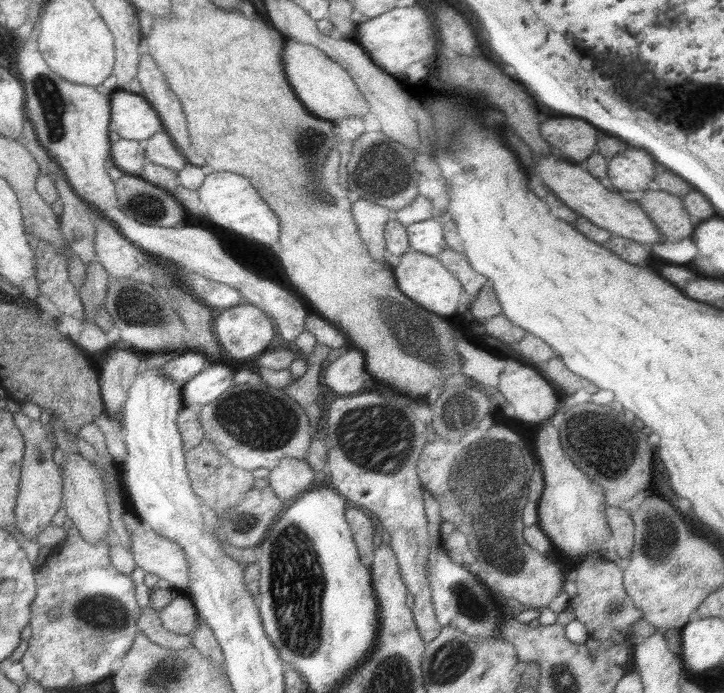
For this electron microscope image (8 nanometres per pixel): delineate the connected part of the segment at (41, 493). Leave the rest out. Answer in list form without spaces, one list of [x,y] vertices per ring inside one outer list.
[[[21,410],[13,414],[13,422],[19,428],[23,442],[25,442],[25,454],[23,454],[23,466],[21,466],[21,482],[17,490],[17,502],[15,502],[15,522],[13,526],[23,532],[27,540],[33,540],[35,536],[41,536],[45,528],[49,528],[53,514],[63,508],[63,476],[61,470],[53,464],[51,454],[55,448],[47,438],[47,432],[39,424],[39,420],[27,418]]]

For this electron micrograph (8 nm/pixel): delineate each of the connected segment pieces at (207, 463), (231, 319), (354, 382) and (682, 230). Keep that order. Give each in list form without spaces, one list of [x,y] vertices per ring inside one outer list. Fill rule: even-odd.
[[[203,440],[195,448],[185,452],[185,468],[191,480],[191,488],[197,496],[201,496],[203,504],[215,510],[217,516],[223,516],[231,506],[235,506],[249,488],[253,488],[253,476],[251,472],[245,472],[241,468],[235,468],[225,454],[221,454],[211,442]]]
[[[249,304],[229,308],[229,310],[221,312],[217,318],[213,318],[213,332],[219,340],[219,346],[223,348],[223,354],[233,358],[235,362],[257,356],[259,352],[263,352],[265,346],[269,346],[271,338],[275,338],[273,324],[263,314],[263,310],[259,310],[257,306],[249,306]]]
[[[347,348],[343,356],[325,366],[323,382],[339,396],[361,392],[367,382],[363,352],[357,348]]]
[[[645,190],[637,200],[649,220],[659,228],[665,242],[677,242],[689,238],[693,232],[691,218],[685,210],[683,200],[663,190]]]

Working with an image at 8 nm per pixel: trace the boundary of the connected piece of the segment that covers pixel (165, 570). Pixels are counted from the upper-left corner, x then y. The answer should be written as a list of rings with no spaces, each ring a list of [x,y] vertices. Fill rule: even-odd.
[[[123,512],[121,520],[129,534],[135,564],[145,572],[155,574],[157,578],[167,580],[169,586],[179,594],[187,594],[189,566],[185,564],[183,550],[177,548],[177,544],[159,538],[159,534],[155,534],[153,530],[141,528],[143,522],[129,512]]]

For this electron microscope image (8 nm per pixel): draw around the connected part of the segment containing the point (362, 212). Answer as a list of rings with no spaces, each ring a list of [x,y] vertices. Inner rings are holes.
[[[359,198],[351,204],[351,212],[353,212],[353,220],[357,224],[359,236],[365,242],[369,254],[373,256],[373,260],[383,262],[383,254],[387,250],[385,226],[393,218],[393,212],[377,206],[371,200],[363,200],[363,198]]]

